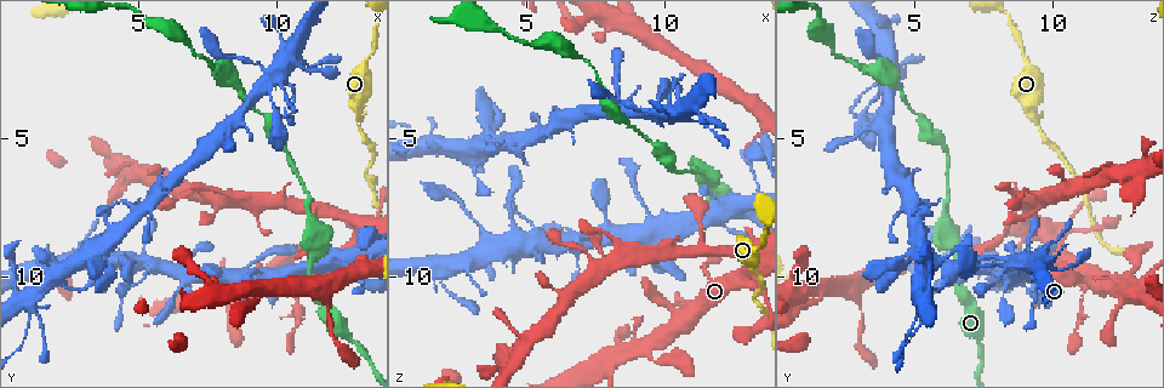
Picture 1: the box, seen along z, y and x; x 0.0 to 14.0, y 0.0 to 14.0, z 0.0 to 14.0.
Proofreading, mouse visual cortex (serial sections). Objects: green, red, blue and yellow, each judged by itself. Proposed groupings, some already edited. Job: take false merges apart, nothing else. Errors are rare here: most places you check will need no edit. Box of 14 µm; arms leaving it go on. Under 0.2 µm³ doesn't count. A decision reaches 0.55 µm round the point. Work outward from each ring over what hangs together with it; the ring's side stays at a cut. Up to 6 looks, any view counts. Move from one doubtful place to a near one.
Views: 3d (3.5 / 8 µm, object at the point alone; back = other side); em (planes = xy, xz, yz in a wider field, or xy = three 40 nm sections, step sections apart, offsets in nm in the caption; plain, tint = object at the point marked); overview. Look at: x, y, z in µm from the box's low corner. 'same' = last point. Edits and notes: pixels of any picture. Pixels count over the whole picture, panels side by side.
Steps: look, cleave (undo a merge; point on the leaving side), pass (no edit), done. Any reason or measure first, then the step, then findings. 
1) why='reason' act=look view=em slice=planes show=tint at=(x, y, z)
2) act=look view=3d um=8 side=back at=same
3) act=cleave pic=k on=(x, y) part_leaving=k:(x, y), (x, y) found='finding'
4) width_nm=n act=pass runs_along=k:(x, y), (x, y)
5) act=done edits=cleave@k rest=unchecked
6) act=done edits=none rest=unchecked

why='calibre changes' act=look view=3d um=3.5 at=(11.1, 10.0, 6.7)

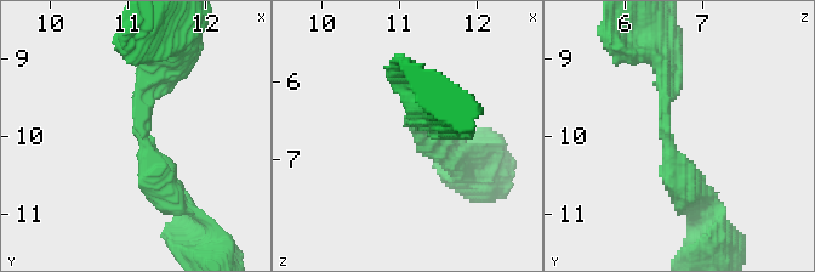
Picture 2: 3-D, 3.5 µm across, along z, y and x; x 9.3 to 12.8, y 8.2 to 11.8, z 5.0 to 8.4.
arm_widths_nm=200,350 act=look view=em slice=planes show=tint at=(11.15, 10.00, 6.60)

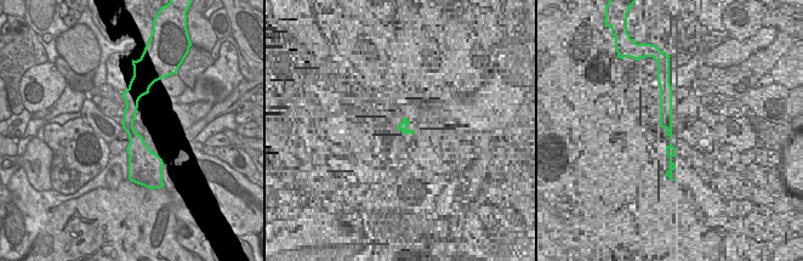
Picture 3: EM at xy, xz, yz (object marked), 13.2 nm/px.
act=look view=em slice=xy step=2 show=tint at=same

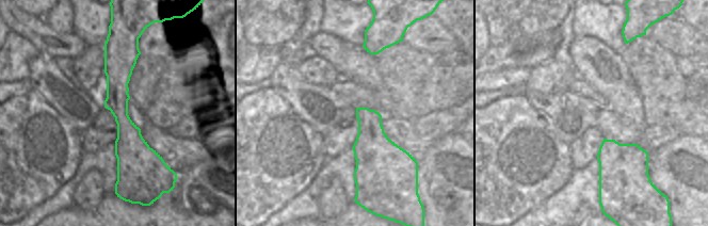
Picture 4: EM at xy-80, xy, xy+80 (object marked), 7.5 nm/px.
act=pass runs_along=2:(697, 196), (672, 170), (664, 58) found='all the same cell'

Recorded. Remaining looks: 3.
why='narrows sharply' act=look view=3d um=3.5 at=(13.1, 4.8, 9.6)

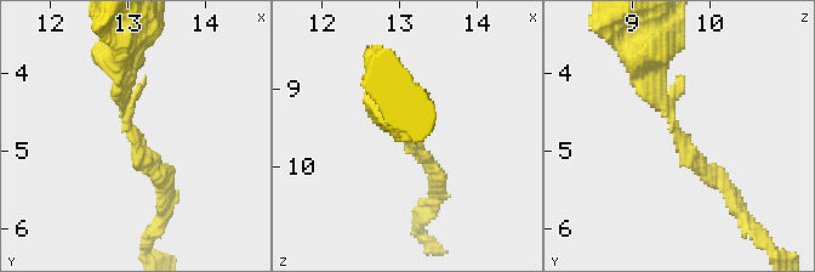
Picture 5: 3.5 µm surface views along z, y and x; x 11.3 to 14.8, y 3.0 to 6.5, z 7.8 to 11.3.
act=pass runs_along=5:(653, 55), (677, 137), (724, 186) found='all the same cell'

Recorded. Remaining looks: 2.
why='arms part here' act=look view=em slice=xy step=2 show=tint at=(11.4, 7.5, 9.0)

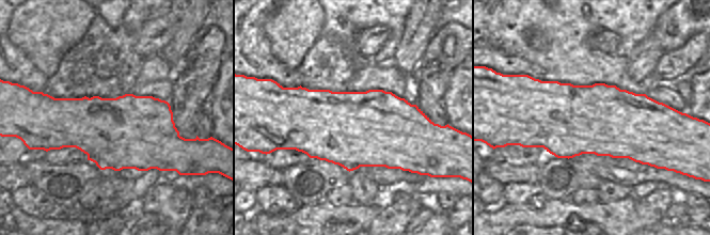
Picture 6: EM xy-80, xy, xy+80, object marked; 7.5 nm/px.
act=look view=3d um=3.5 at=same

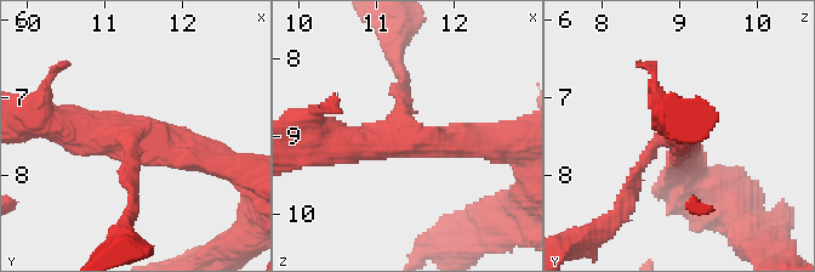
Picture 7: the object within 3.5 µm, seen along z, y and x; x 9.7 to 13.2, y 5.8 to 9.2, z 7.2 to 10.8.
act=pass runs_along=7:(206, 159), (150, 136), (50, 122) found='all the same cell'

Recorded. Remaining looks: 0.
act=done edits=none rest=unchecked

